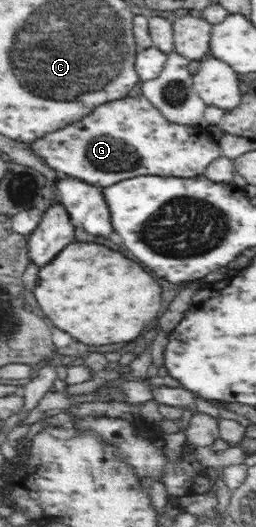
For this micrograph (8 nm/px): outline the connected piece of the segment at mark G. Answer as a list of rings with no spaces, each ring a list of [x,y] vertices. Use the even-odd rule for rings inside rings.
[[[143,94],[103,103],[83,119],[47,133],[29,146],[55,171],[101,188],[141,175],[197,177],[204,175],[207,165],[222,156],[209,128],[167,120]]]

